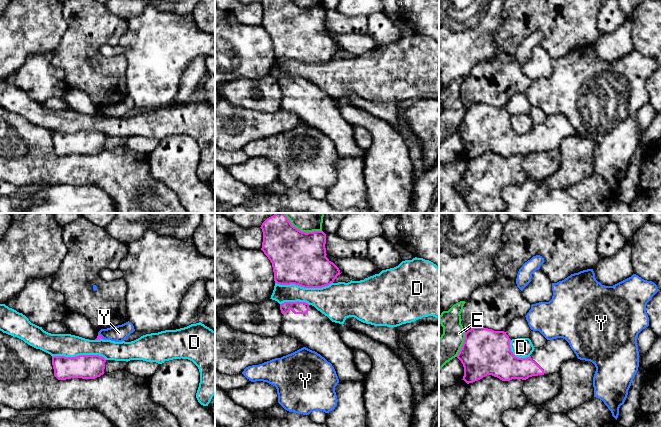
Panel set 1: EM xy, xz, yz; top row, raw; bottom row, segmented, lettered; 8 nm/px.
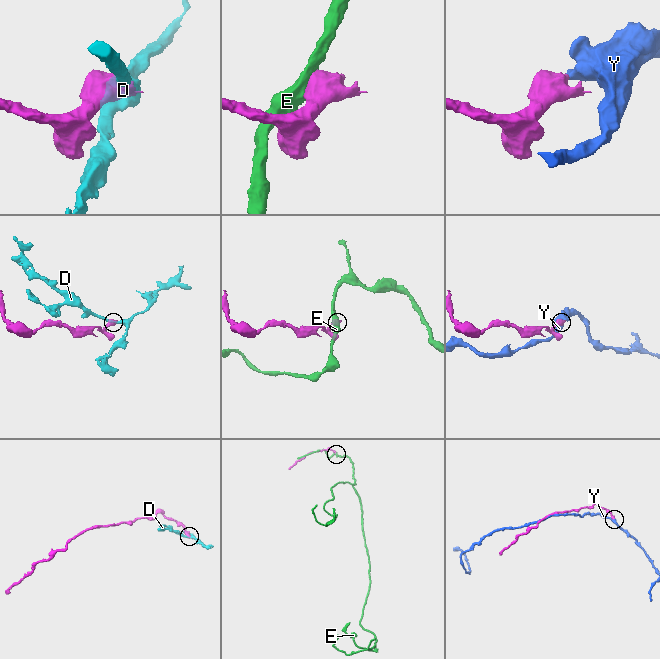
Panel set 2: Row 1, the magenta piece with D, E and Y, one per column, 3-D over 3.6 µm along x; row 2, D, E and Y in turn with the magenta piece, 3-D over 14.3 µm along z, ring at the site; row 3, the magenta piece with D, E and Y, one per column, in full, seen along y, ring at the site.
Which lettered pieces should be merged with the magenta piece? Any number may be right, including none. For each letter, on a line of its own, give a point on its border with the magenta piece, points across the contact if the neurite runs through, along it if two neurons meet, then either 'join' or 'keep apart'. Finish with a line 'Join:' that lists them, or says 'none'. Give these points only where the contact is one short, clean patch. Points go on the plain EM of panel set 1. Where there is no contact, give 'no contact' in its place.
D: xz (304, 63) | keep apart
E: xz (305, 8) | keep apart
Y: xy (101, 113) | along xy (98, 109), (105, 115) | keep apart
Join: none

